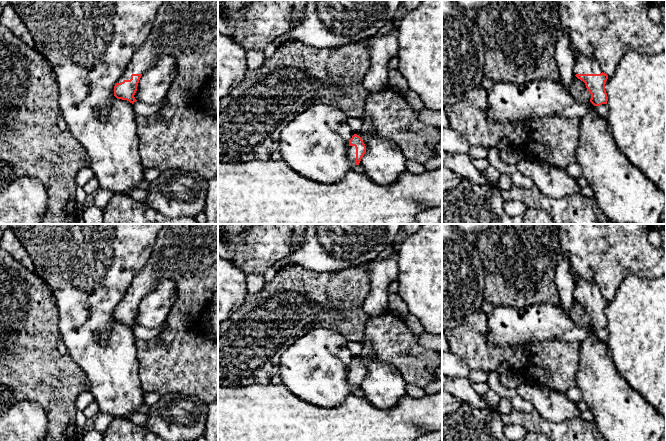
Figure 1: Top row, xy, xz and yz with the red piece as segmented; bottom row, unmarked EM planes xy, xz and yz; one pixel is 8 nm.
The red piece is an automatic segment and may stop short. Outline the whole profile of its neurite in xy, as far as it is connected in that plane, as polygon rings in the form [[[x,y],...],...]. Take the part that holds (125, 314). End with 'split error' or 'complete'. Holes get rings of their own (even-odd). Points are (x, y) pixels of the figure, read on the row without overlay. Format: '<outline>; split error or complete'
[[[164,224],[146,265],[133,279],[124,298],[115,308],[114,320],[132,328],[136,326],[134,319],[142,298],[162,279],[176,283],[177,299],[166,318],[167,327],[160,330],[154,339],[136,340],[141,387],[144,392],[199,398],[209,405],[218,398],[218,343],[204,333],[203,315],[218,289],[218,224]]]; split error

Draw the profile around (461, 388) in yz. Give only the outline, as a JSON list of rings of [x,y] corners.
[[[442,375],[442,389],[479,409],[488,409],[481,395],[472,387],[469,378]]]

